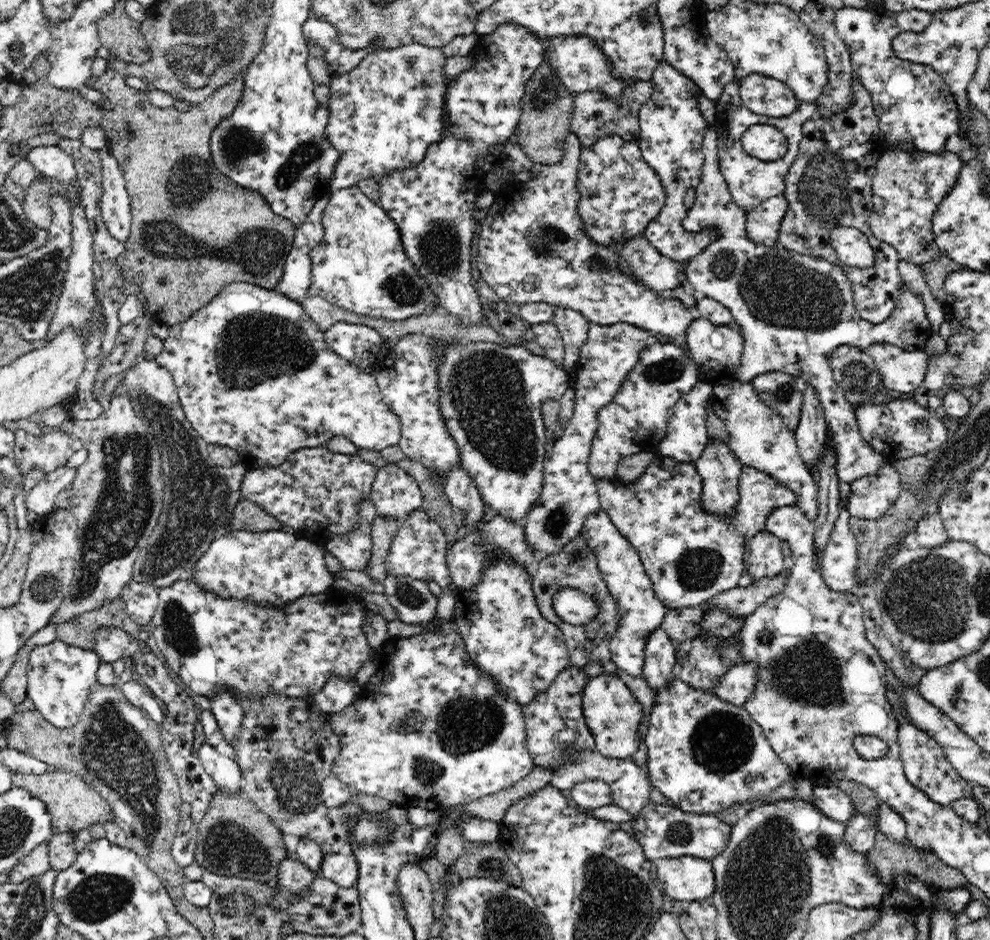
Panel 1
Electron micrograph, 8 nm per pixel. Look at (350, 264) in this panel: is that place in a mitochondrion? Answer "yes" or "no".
no

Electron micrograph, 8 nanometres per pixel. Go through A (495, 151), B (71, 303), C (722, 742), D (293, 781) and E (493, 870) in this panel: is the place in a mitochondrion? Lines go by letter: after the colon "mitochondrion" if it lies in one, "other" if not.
A: other
B: mitochondrion
C: mitochondrion
D: mitochondrion
E: mitochondrion

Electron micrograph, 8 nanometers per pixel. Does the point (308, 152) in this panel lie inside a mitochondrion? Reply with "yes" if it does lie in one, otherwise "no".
yes

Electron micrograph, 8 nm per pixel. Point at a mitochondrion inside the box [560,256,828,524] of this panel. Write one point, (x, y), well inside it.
(666, 371)

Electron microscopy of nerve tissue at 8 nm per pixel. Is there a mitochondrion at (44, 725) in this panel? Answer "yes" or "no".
no

